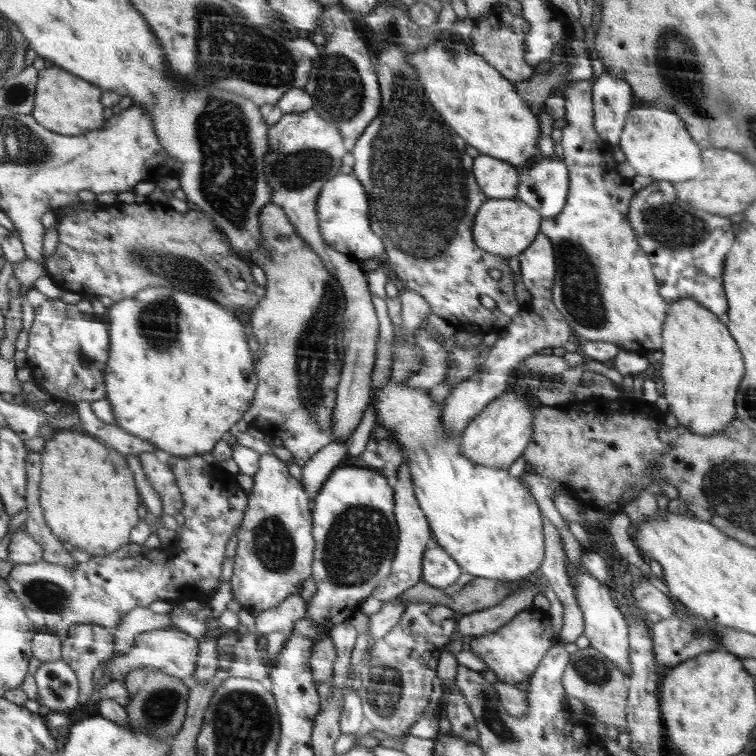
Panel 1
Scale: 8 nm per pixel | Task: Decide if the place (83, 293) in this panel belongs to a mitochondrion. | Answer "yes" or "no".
no

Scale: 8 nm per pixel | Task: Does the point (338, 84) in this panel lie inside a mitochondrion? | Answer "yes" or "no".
yes

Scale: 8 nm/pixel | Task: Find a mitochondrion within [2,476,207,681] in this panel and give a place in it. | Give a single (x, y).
(48, 595)

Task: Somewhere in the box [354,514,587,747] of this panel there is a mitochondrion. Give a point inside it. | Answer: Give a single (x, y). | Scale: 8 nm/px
(385, 683)

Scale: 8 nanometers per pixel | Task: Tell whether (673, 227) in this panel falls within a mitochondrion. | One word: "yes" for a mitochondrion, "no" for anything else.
yes

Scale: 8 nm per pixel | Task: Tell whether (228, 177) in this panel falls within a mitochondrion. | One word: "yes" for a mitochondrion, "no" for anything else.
yes

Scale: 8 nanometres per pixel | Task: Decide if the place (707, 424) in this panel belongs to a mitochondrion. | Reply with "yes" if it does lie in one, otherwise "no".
no

